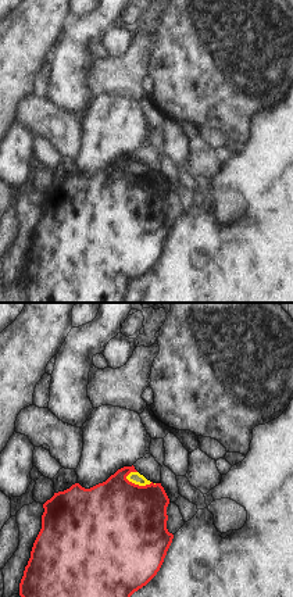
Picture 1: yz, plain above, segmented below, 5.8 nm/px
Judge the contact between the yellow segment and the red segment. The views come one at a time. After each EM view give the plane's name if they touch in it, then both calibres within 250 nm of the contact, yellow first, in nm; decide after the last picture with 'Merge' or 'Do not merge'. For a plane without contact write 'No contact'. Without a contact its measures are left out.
Touches yellow in yz. Thickness 70 nm (yellow) against 480 nm.

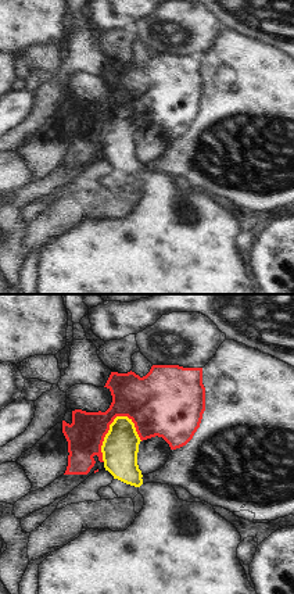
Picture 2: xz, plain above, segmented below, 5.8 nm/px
Touches yellow in xz. Thickness 220 nm (yellow) against 220 nm.

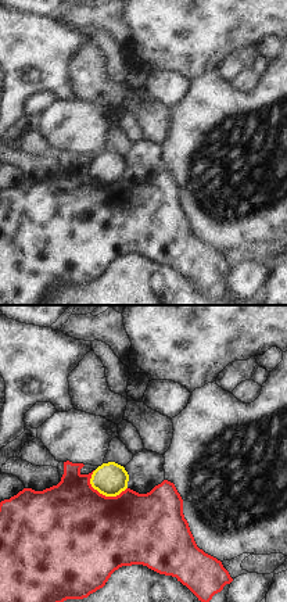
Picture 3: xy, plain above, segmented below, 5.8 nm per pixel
Touches yellow in xy. Thickness 190 nm (yellow) against 500 nm.

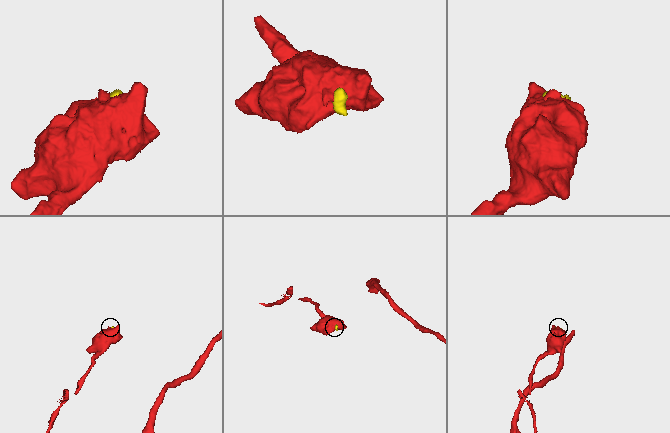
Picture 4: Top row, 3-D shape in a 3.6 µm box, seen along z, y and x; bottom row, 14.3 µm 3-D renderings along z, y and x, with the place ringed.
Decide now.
Do not merge.

